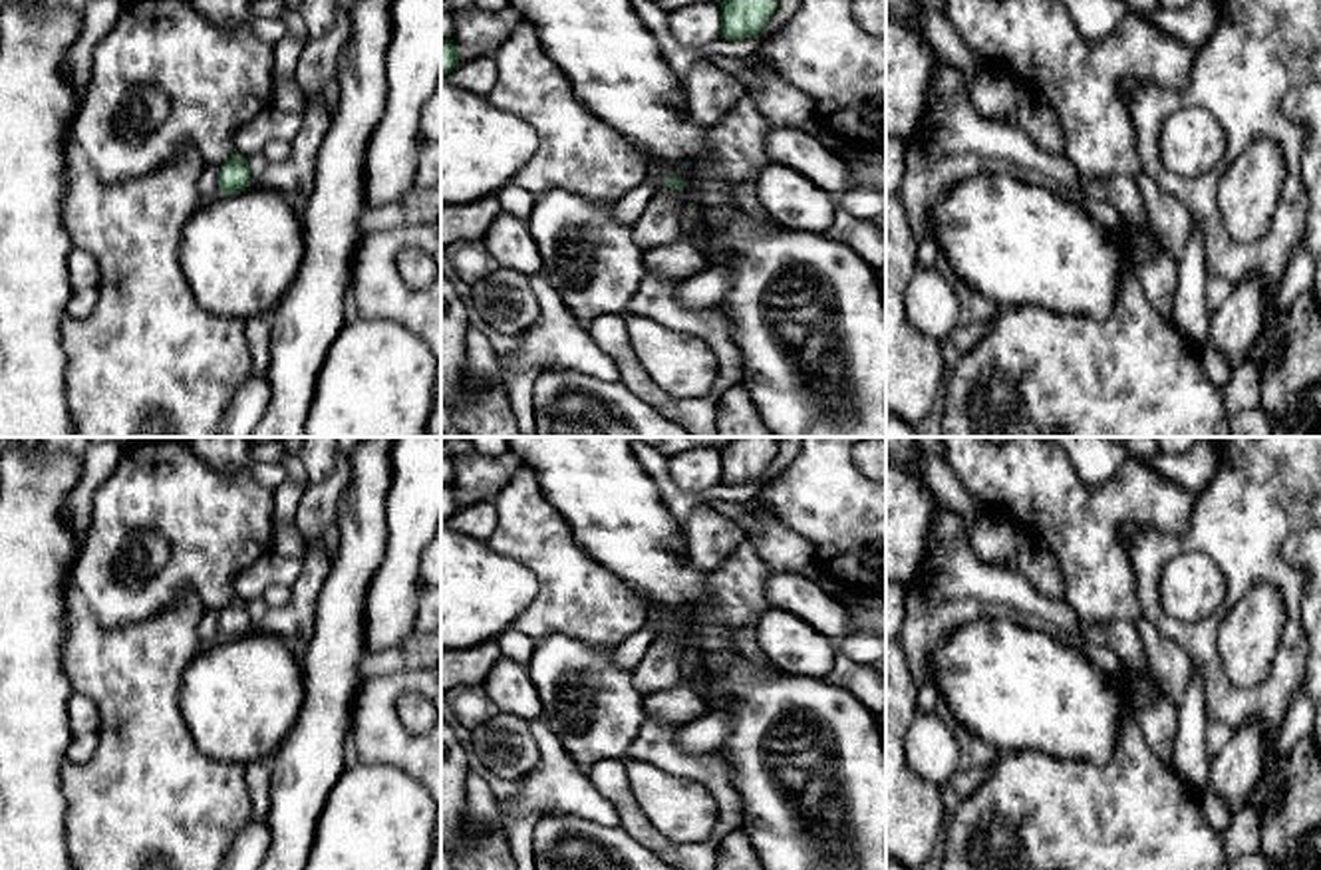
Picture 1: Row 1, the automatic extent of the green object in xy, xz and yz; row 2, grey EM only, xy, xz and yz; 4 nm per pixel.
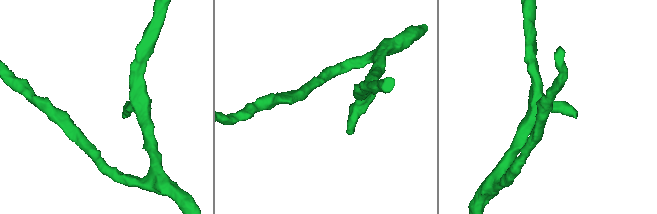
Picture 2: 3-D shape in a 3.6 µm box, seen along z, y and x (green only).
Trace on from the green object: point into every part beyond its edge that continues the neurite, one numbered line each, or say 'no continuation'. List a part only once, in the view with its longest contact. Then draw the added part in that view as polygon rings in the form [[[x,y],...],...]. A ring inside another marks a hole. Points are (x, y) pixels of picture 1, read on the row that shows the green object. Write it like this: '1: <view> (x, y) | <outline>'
1: xz (660, 223) | [[[665,183],[654,193],[644,215],[632,224],[632,238],[650,252],[675,240],[681,234],[683,201],[679,191],[671,191]]]

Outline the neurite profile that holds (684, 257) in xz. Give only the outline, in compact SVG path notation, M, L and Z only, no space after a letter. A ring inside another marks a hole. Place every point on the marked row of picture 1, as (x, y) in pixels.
M683 205L681 234L650 252L644 252L646 272L654 272L667 280L685 280L711 266L701 240L693 234L697 222L697 207Z

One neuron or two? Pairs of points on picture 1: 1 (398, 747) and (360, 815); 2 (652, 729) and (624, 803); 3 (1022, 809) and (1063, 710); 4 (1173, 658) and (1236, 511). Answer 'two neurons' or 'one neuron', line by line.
1: two neurons
2: one neuron
3: two neurons
4: two neurons

